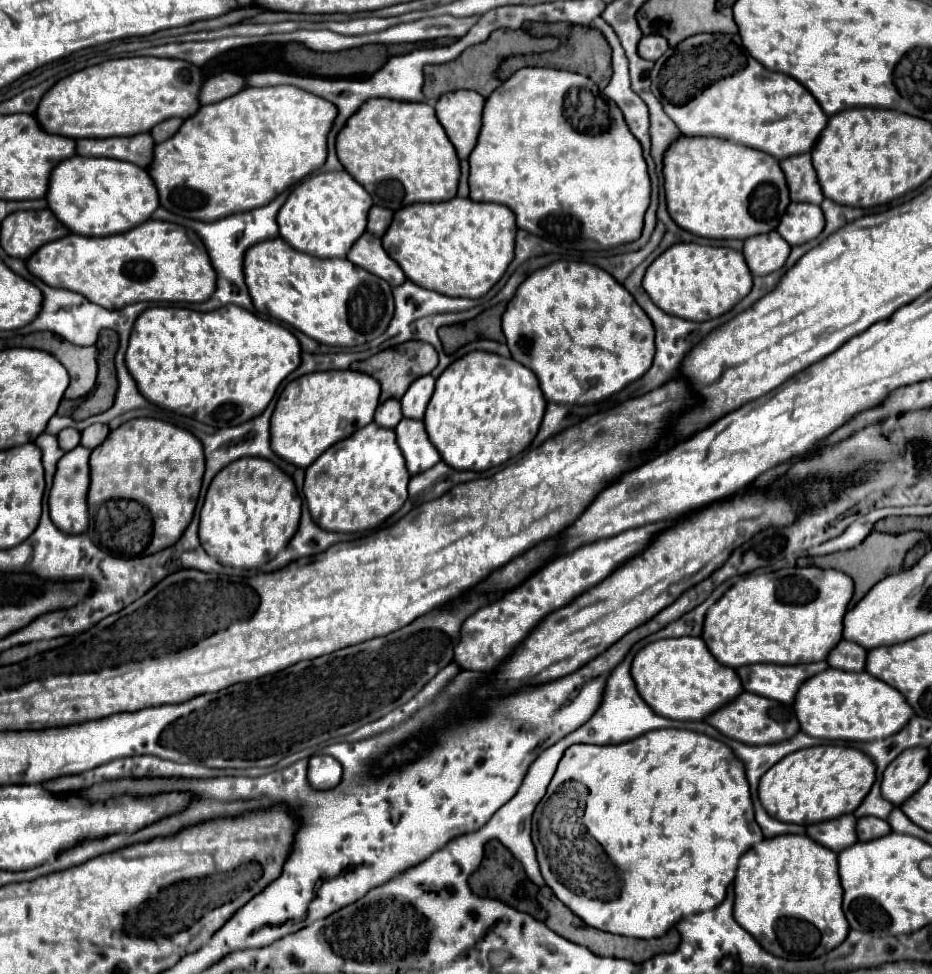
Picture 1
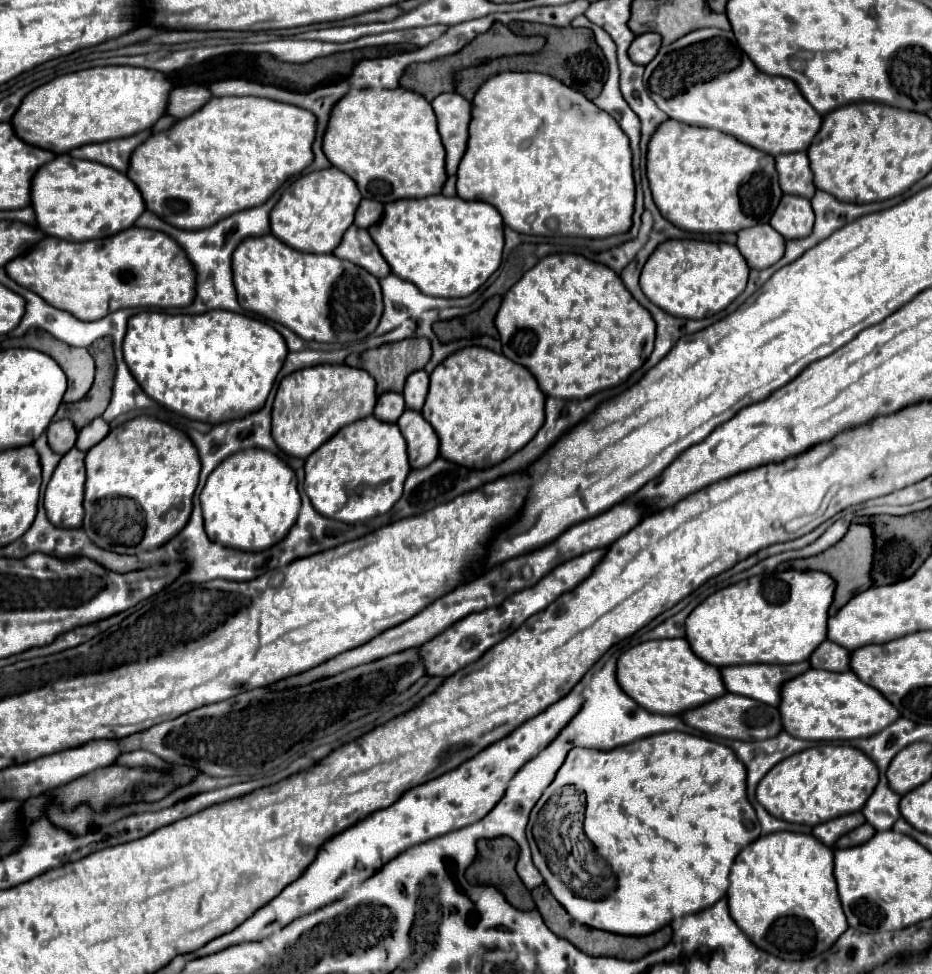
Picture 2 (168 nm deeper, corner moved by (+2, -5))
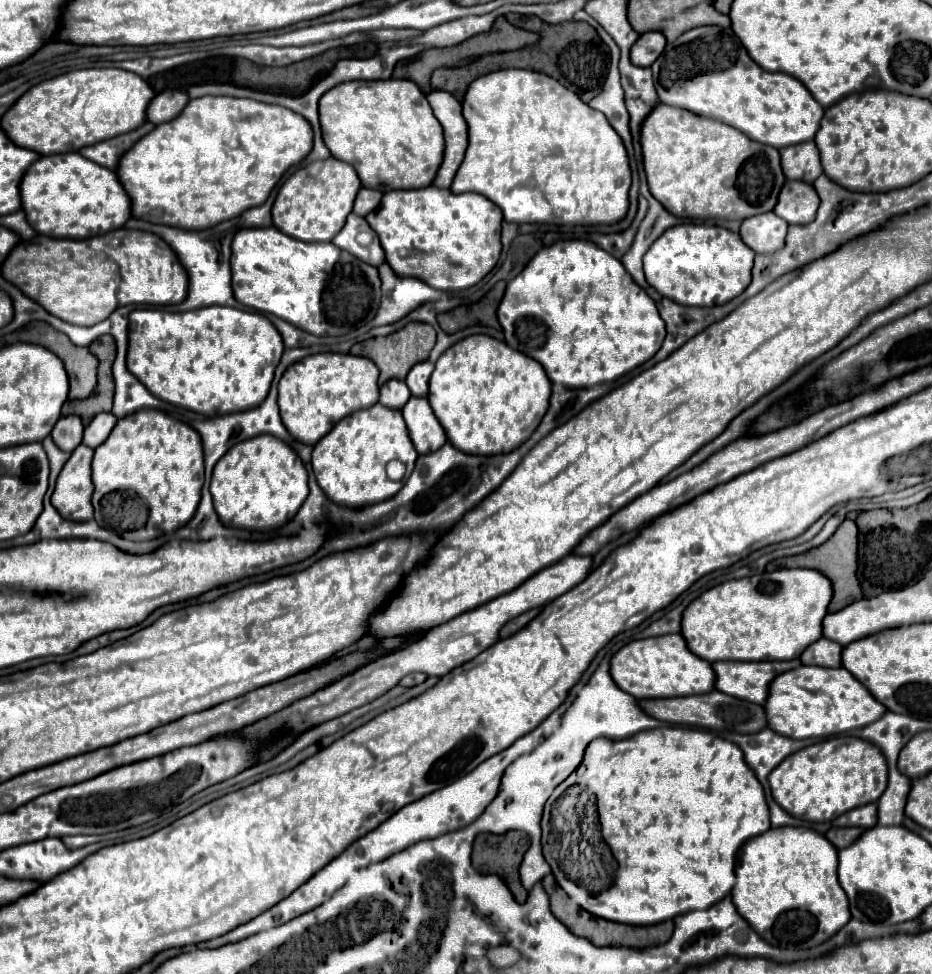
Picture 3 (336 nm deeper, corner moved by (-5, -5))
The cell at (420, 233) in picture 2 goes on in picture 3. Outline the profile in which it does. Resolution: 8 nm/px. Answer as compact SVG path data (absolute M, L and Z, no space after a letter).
M434 185L414 191L390 191L380 209L368 215L368 225L380 237L386 263L402 277L420 277L440 291L462 291L480 283L498 263L502 253L500 209L478 193L456 195Z

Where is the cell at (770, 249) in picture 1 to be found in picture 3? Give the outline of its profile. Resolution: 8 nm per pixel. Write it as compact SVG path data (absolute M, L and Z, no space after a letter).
M766 213L764 217L750 217L748 221L742 221L740 237L742 241L756 253L774 253L784 247L788 225L780 221L774 213Z

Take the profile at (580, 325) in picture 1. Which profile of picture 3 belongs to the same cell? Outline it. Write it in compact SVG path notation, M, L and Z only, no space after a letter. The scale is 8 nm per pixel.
M558 241L542 249L528 267L508 283L498 307L498 321L506 343L536 359L554 385L588 389L610 383L646 363L660 349L666 329L656 303L628 277L624 265L590 241Z

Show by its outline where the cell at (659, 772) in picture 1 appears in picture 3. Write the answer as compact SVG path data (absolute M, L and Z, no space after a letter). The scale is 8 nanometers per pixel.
M665 725L622 741L596 739L586 747L580 767L556 787L554 797L562 793L562 787L574 783L594 791L600 807L602 837L618 861L618 871L614 885L596 895L560 875L558 883L578 907L606 921L656 925L688 911L708 909L730 893L738 849L748 839L770 829L764 789L744 761L742 751L708 731Z

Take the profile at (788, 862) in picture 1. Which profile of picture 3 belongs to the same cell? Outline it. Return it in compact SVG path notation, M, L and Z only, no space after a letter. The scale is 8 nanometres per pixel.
M806 827L768 829L760 837L746 841L736 859L736 885L732 887L732 901L738 913L764 941L782 949L810 949L822 945L850 921L848 899L838 883L838 851L824 835Z

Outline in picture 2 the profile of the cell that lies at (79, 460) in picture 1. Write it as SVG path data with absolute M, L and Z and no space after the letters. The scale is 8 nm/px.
M73 447L59 461L47 489L45 511L53 525L75 529L83 525L83 485L85 485L85 453Z

